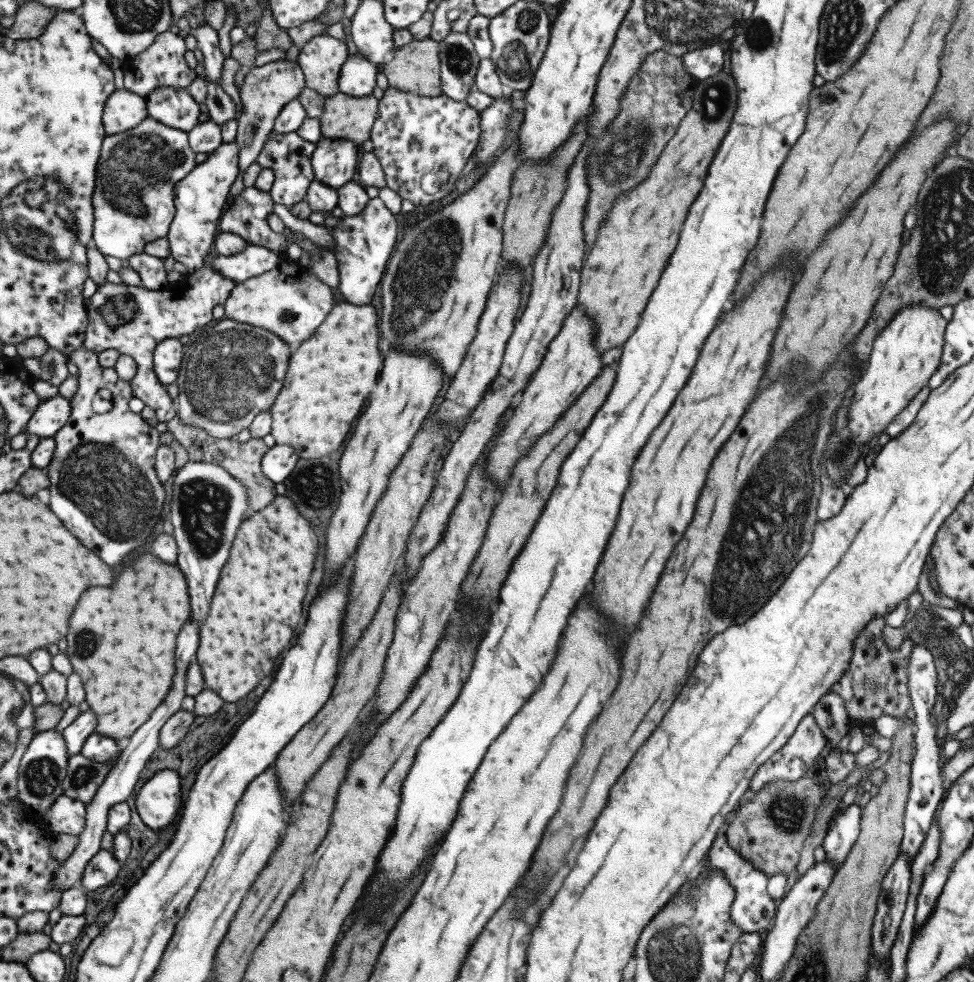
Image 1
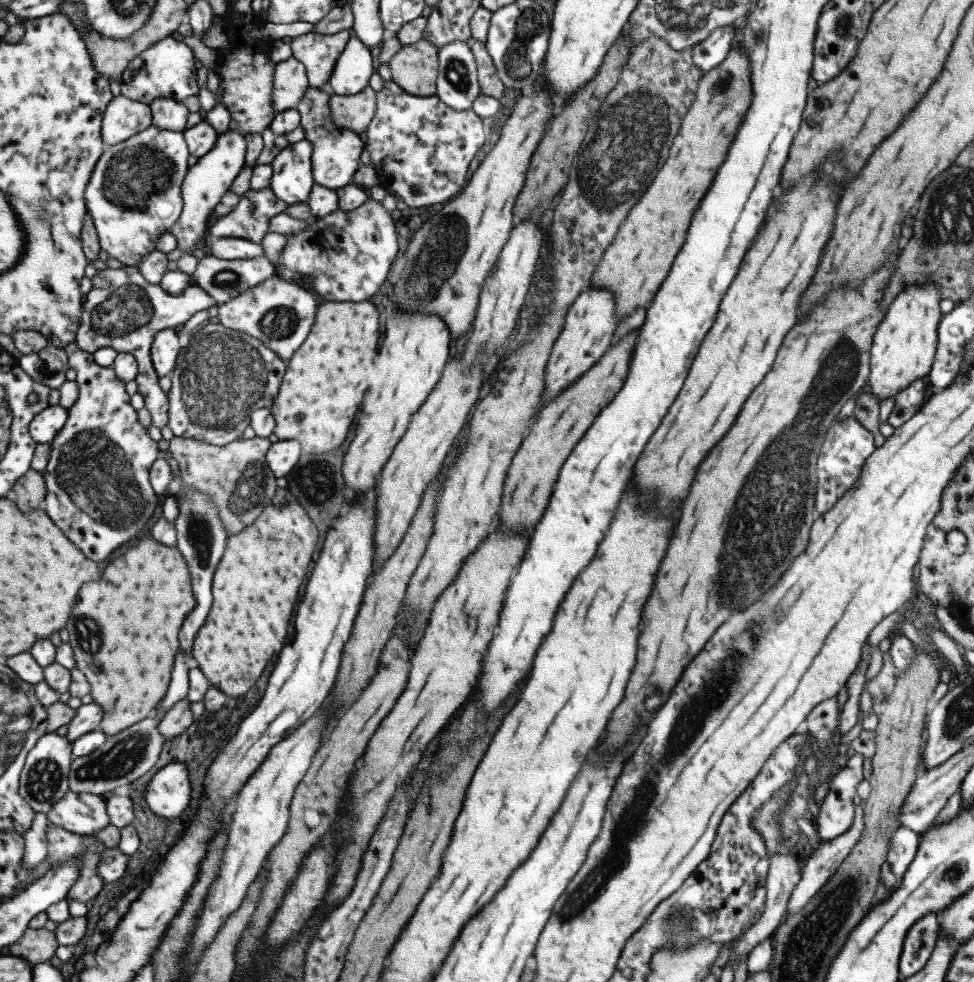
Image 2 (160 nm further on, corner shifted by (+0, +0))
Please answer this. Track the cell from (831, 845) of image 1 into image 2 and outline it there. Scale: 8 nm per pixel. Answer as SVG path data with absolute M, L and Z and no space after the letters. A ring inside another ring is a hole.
M861 754L850 756L845 765L831 779L827 794L816 806L813 826L821 842L827 842L843 834L853 820L853 795L863 779Z

